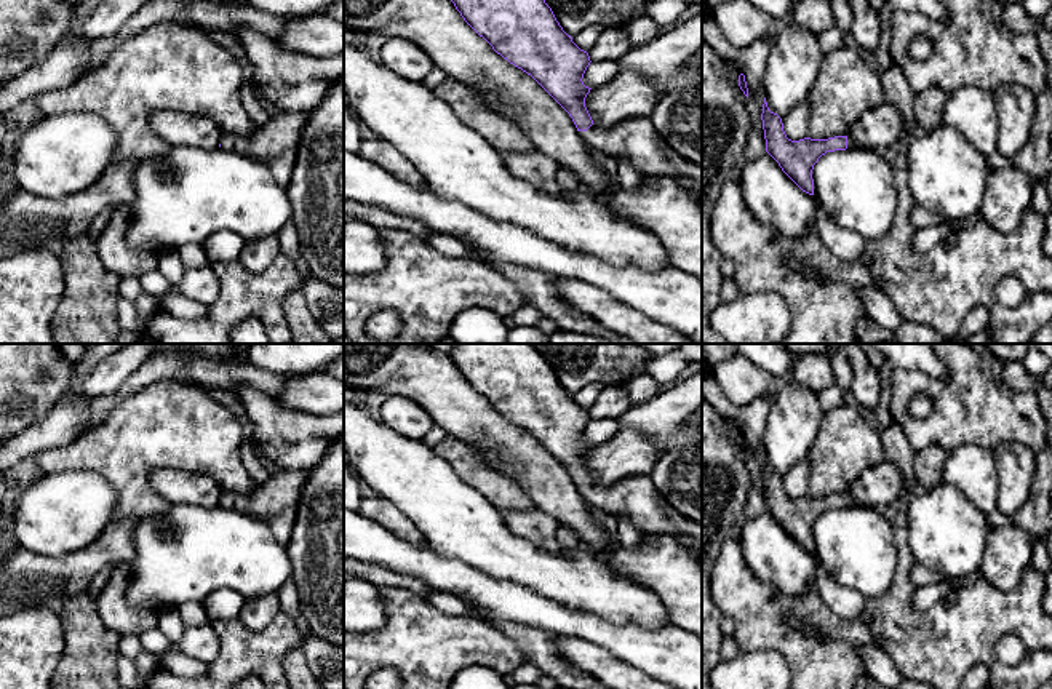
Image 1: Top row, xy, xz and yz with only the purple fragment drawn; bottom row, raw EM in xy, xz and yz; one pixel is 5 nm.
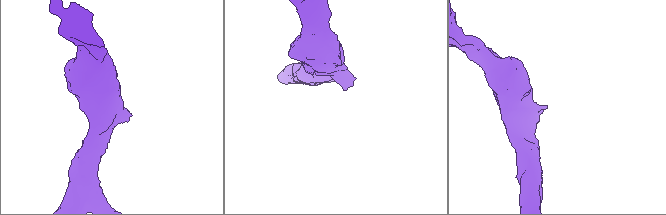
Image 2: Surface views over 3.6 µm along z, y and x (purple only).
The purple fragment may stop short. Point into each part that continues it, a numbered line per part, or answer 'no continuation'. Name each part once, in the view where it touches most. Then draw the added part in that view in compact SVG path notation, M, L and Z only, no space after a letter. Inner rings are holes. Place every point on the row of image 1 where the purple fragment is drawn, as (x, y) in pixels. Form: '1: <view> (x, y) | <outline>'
1: xz (637, 139) | M649 117L620 121L611 128L593 123L579 134L598 155L611 161L628 160L643 179L676 177L702 201L702 166L678 155L656 131Z

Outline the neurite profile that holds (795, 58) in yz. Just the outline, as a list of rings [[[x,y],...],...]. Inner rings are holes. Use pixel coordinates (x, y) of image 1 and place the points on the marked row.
[[[791,18],[771,40],[763,91],[771,112],[783,118],[809,98],[819,78],[823,53],[819,37]]]

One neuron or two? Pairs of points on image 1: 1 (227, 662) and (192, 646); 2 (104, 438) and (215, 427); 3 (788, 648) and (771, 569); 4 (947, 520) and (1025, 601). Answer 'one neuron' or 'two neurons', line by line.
1: two neurons
2: one neuron
3: two neurons
4: two neurons

